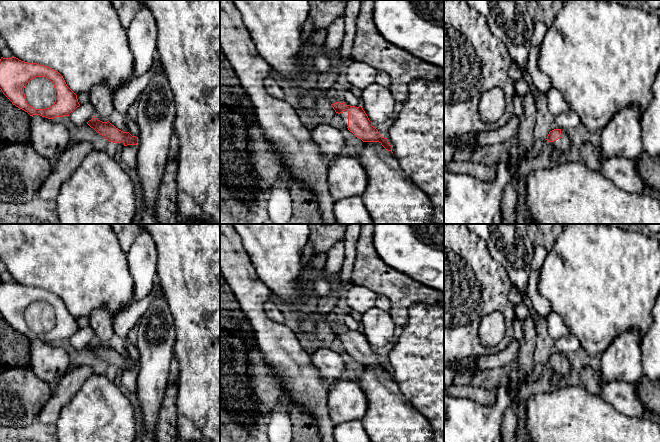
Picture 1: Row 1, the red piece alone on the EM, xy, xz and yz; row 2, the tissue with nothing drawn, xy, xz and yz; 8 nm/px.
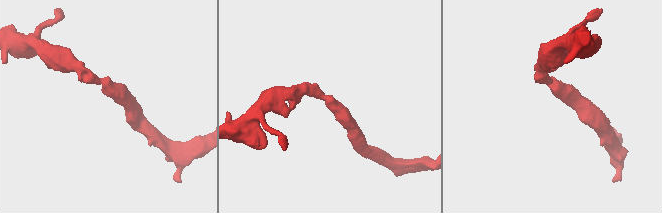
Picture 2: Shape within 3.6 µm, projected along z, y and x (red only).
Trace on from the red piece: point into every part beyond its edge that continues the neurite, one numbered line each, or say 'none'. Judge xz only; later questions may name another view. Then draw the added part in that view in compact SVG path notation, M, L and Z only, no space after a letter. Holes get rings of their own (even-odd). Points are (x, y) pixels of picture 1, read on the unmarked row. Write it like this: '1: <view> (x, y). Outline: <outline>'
1: xz (344, 340). Outline: M345 334L343 337L340 337L341 344L343 348L348 351L348 335Z

